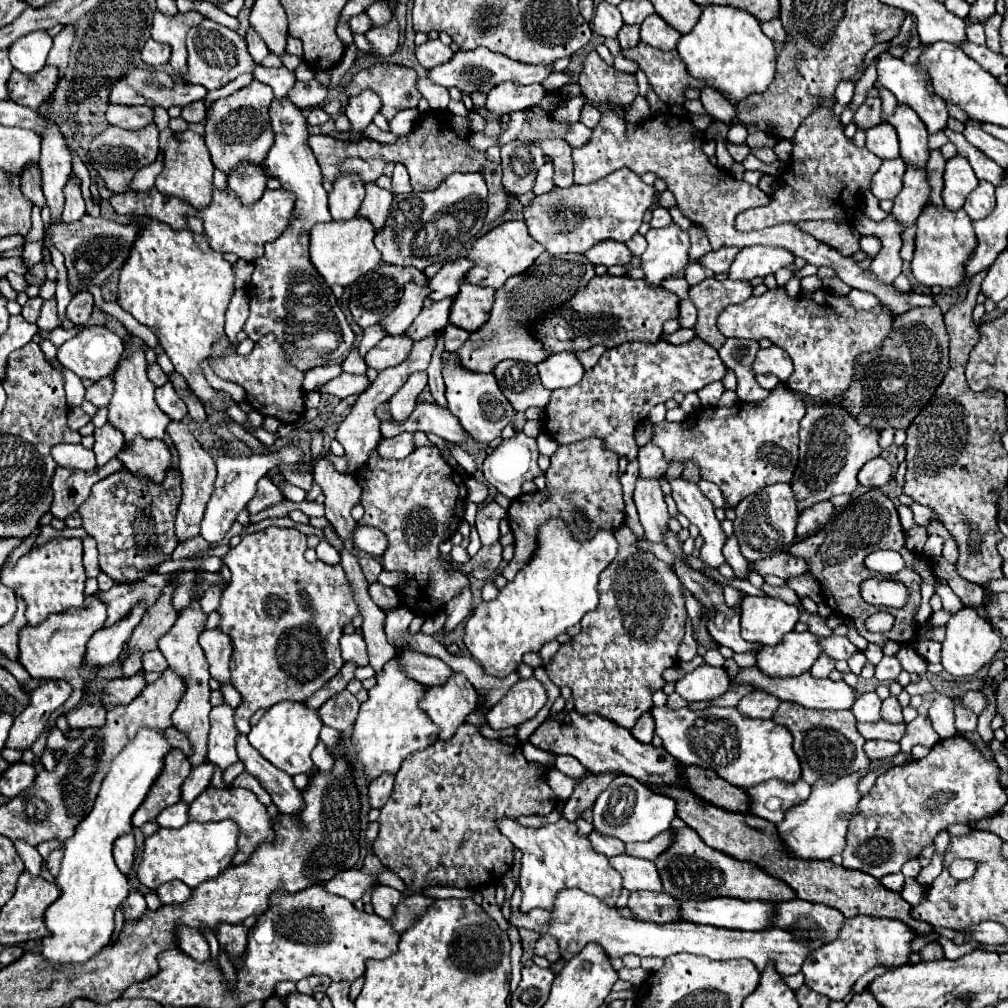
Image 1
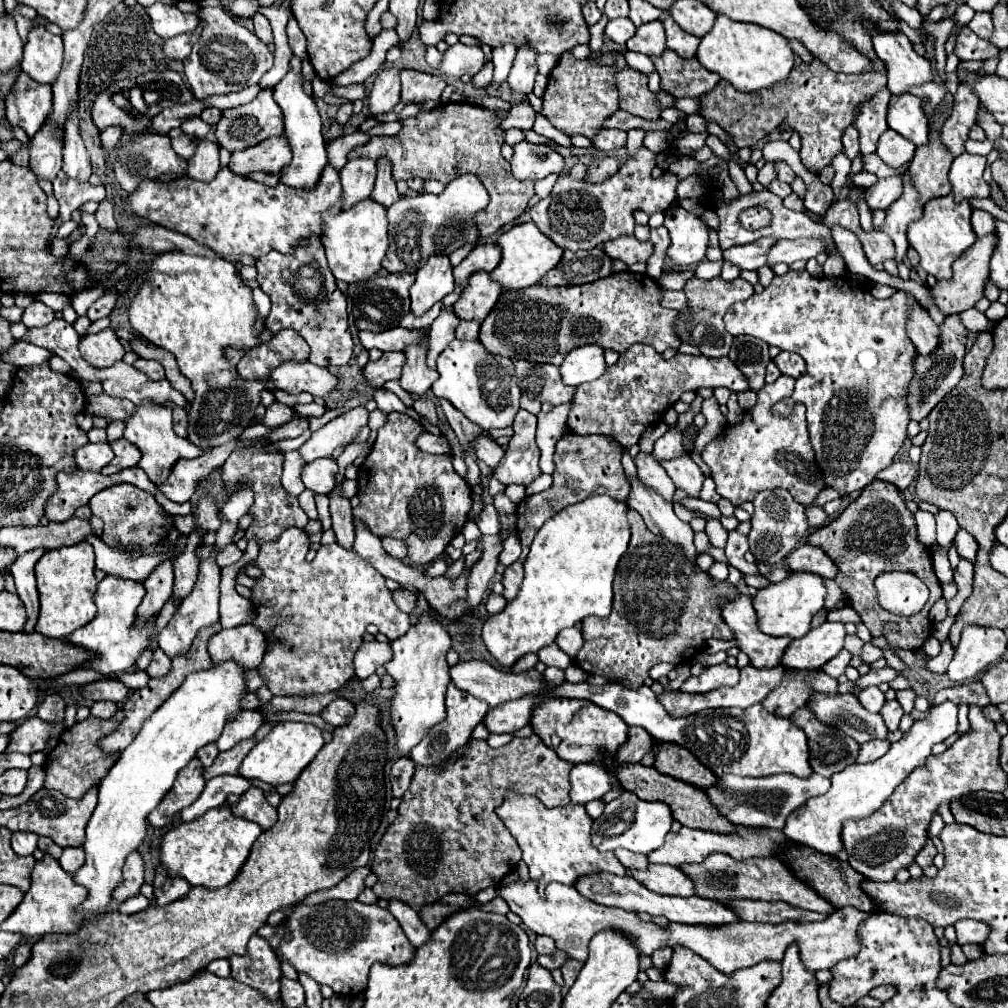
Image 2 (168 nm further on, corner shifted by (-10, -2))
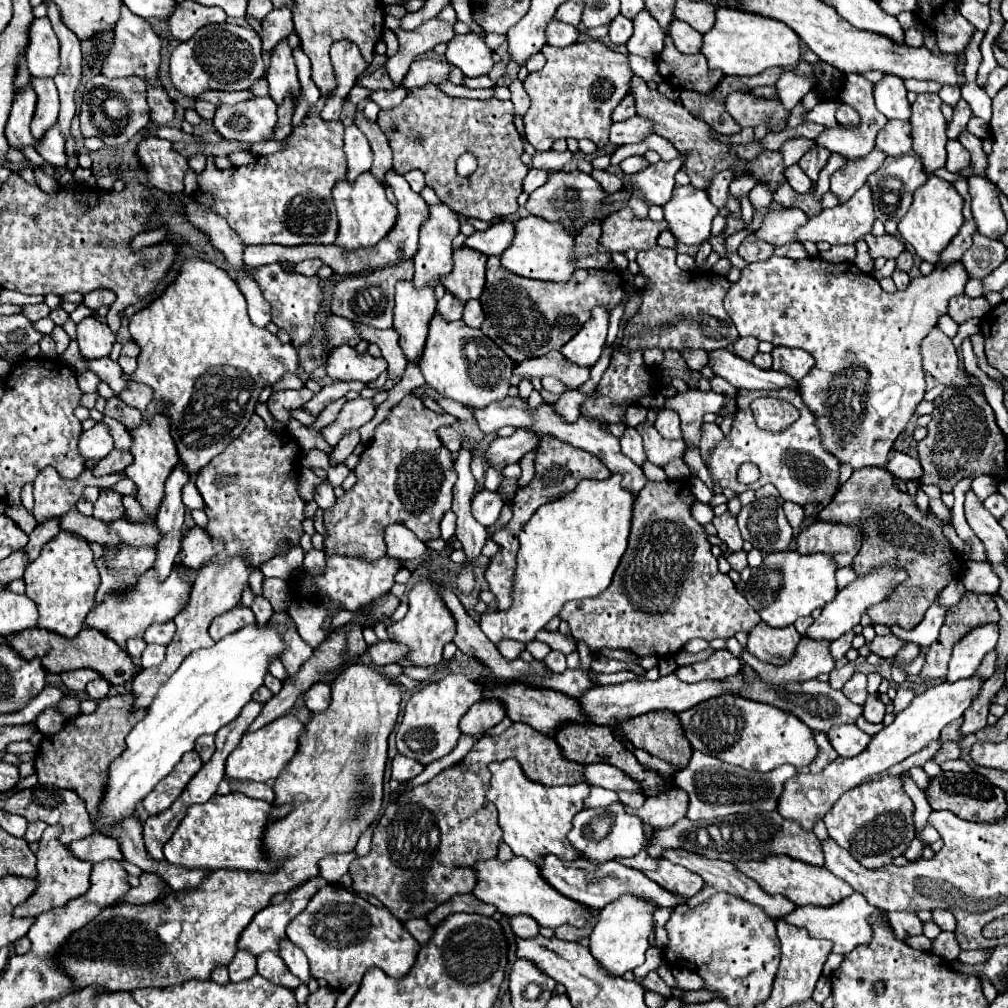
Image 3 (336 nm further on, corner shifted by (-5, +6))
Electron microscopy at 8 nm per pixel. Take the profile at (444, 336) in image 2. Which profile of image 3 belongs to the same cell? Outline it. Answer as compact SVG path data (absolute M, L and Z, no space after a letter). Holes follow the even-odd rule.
M446 291L446 295L438 301L438 307L436 307L438 315L440 315L442 319L448 319L448 321L458 321L458 319L462 317L462 309L464 309L464 303L458 301L458 299L454 299L454 295L450 295L448 291Z

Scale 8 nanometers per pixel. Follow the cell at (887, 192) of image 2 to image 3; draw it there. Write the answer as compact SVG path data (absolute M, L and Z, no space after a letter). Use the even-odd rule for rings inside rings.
M864 183L856 193L854 197L844 203L844 205L838 205L834 209L824 209L820 211L818 215L812 215L808 217L808 223L804 227L800 227L800 231L796 231L796 239L798 243L804 243L804 241L812 241L812 243L818 243L818 241L826 241L830 245L852 245L856 243L858 239L862 239L866 233L870 233L870 227L874 223L874 197L872 197L872 189L868 187L868 183Z

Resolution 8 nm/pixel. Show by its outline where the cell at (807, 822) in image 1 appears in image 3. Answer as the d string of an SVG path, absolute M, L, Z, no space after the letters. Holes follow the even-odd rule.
M970 677L970 679L960 679L956 683L940 683L940 685L926 689L904 711L900 711L896 715L892 725L884 727L878 735L874 735L870 741L870 747L866 747L860 755L850 757L850 759L838 757L818 775L800 773L800 775L796 775L796 779L788 779L788 783L784 783L784 793L778 801L778 813L784 819L800 823L800 827L804 827L804 831L812 831L816 821L824 819L824 815L832 809L832 805L846 791L866 783L872 775L886 773L892 765L902 763L906 757L922 751L930 741L938 739L942 727L948 725L950 721L962 717L962 713L970 707L970 703L978 695L982 683L984 681L978 677Z

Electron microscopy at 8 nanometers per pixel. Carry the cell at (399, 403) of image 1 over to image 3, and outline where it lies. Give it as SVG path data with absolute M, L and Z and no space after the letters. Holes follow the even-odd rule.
M400 281L396 285L394 329L400 337L400 347L406 359L414 365L420 363L420 351L424 351L424 339L432 315L436 315L434 289L414 289L412 281Z

